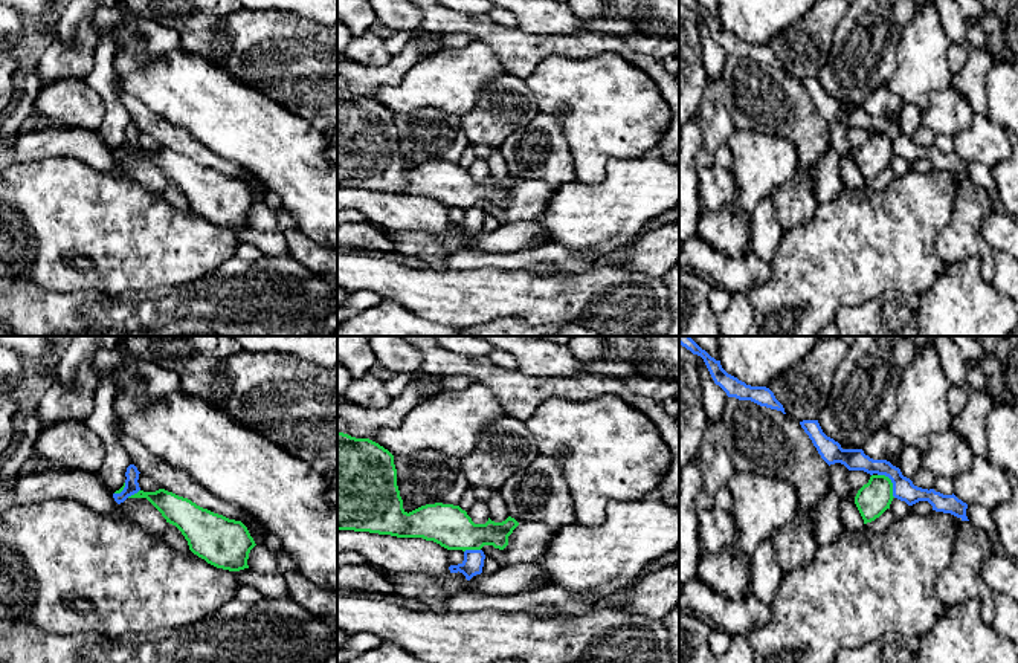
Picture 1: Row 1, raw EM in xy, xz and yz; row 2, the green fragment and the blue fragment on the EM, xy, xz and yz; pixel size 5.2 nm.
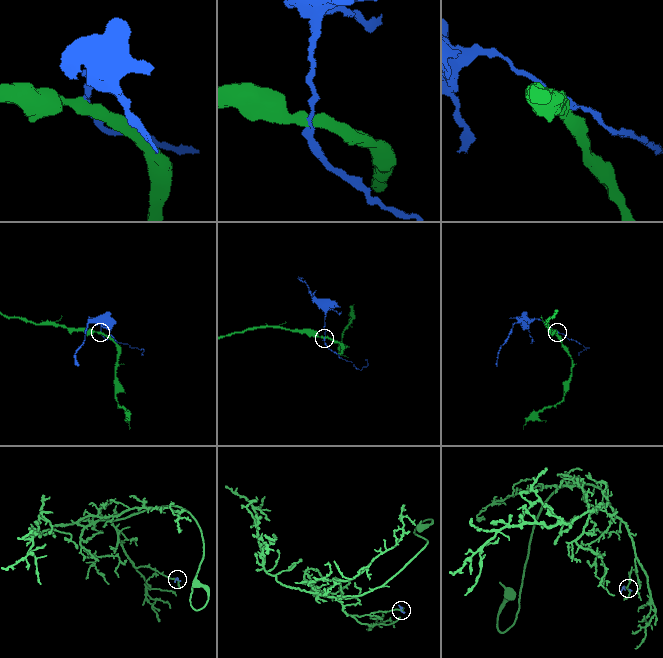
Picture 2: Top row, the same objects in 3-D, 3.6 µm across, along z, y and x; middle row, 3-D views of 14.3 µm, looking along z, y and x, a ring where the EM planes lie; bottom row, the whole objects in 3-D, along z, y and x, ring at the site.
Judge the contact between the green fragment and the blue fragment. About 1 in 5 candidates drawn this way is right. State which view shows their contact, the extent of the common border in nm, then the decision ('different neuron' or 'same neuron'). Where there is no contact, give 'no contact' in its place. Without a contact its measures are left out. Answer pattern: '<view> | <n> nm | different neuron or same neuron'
yz | 160 nm | different neuron

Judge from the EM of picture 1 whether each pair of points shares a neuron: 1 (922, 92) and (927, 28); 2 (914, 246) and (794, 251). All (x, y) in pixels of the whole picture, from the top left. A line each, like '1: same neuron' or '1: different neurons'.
1: same neuron
2: same neuron

